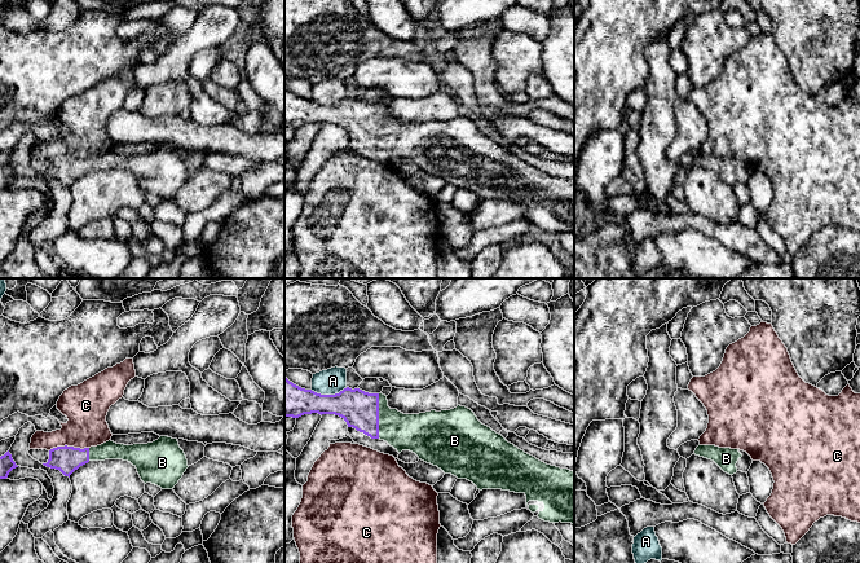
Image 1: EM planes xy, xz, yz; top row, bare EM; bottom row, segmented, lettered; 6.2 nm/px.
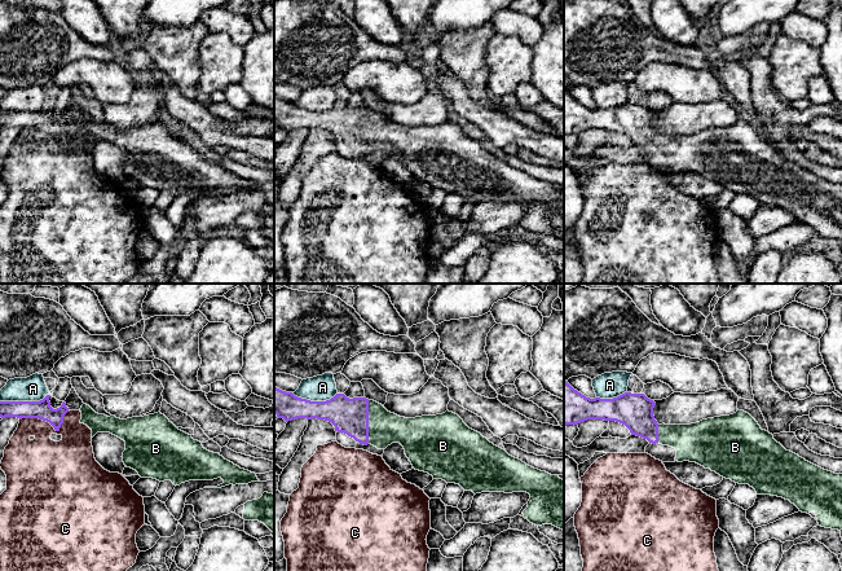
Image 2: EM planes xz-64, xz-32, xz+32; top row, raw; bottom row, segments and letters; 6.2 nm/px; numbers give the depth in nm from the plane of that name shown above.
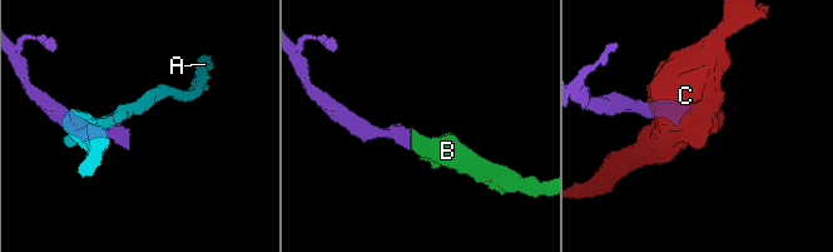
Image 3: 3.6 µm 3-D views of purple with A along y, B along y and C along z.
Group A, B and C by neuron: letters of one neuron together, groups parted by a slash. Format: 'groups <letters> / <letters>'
groups A / B / C

